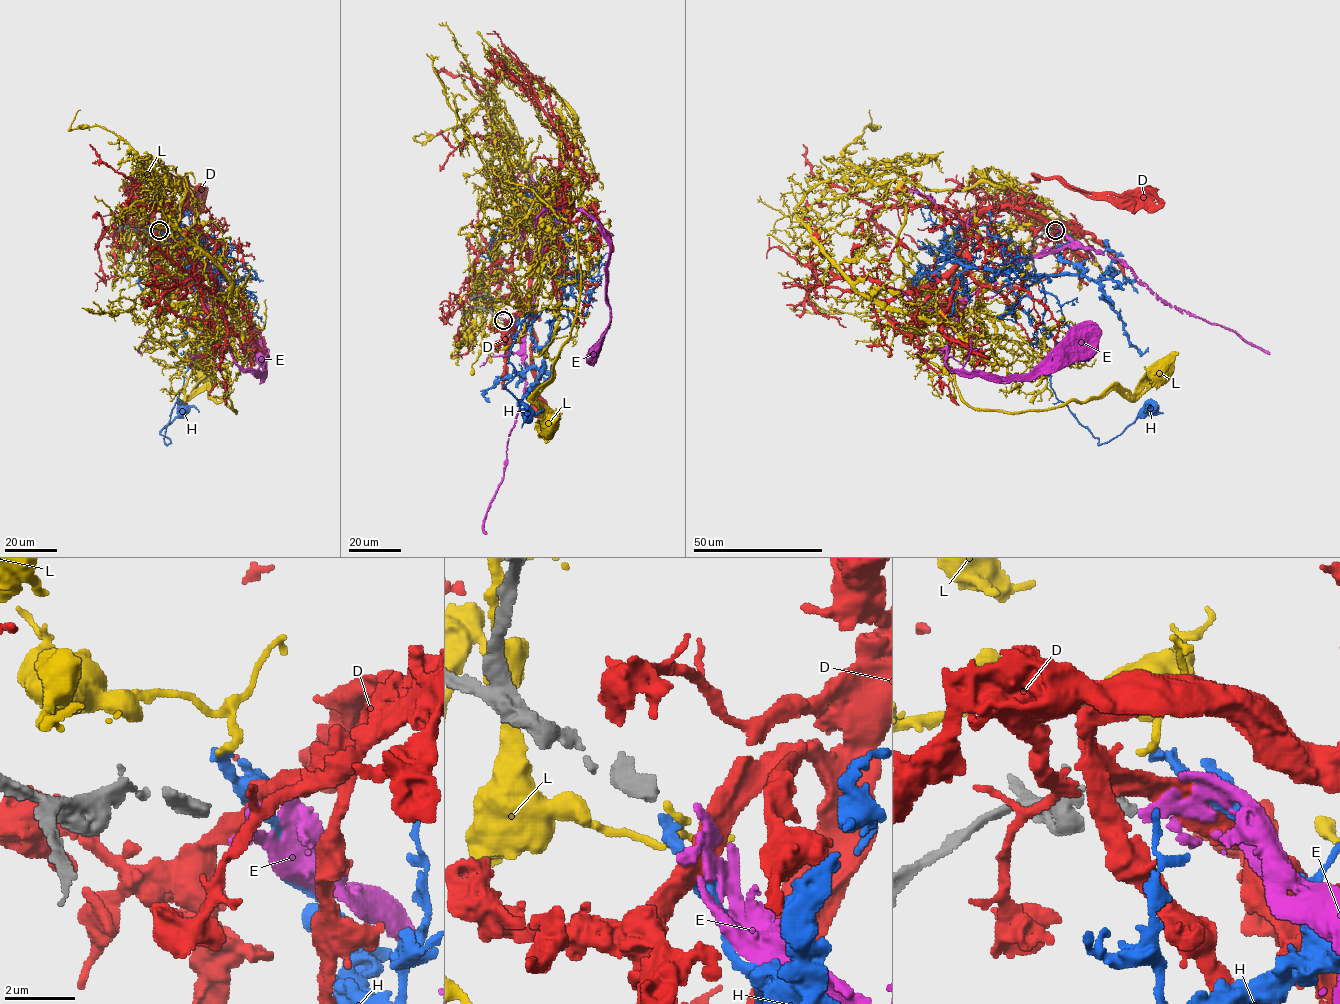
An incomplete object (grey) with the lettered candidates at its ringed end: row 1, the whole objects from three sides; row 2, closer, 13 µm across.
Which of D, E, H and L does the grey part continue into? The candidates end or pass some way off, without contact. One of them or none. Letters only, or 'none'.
E

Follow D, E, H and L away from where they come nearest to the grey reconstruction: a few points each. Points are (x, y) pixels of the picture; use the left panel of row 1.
D: (162, 230), (185, 208), (176, 219), (152, 206), (134, 184), (162, 175), (186, 178), (190, 201)
E: (162, 231), (193, 258), (201, 292), (233, 361), (265, 378), (262, 371), (266, 364), (246, 344)
H: (159, 227), (175, 255), (199, 274), (216, 278), (166, 444), (171, 441), (160, 432), (184, 408)
L: (159, 227), (143, 225), (179, 273), (162, 335), (214, 374), (236, 412), (206, 389), (191, 393), (207, 371)

